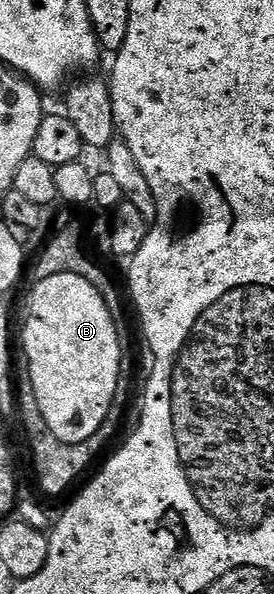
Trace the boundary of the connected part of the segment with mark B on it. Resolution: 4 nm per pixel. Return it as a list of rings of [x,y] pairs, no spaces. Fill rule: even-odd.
[[[53,275],[44,281],[35,281],[32,286],[31,302],[27,305],[27,322],[23,325],[23,353],[27,356],[25,364],[31,373],[33,391],[37,395],[37,407],[41,407],[41,415],[45,415],[45,423],[49,423],[49,431],[53,431],[53,435],[57,435],[57,439],[61,439],[61,443],[76,445],[82,441],[89,441],[101,427],[101,423],[105,423],[105,419],[113,412],[114,405],[111,404],[114,403],[115,392],[119,389],[119,372],[123,369],[123,349],[119,346],[120,326],[113,319],[105,299],[97,291],[97,287],[93,287],[93,283],[89,283],[89,279],[81,279],[81,275]]]

